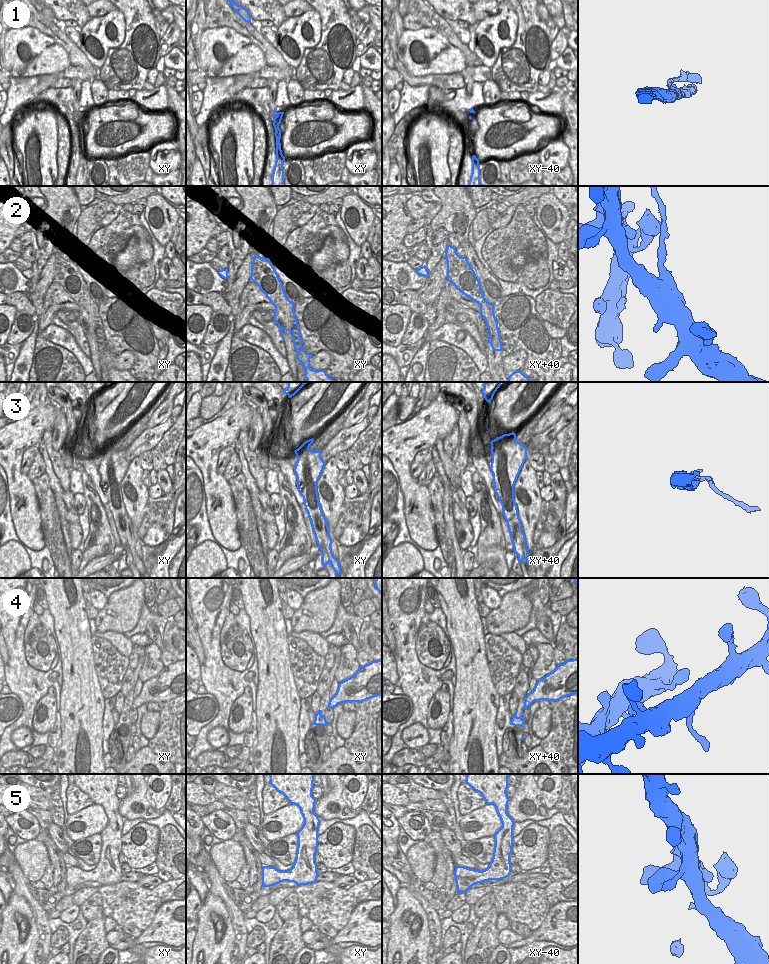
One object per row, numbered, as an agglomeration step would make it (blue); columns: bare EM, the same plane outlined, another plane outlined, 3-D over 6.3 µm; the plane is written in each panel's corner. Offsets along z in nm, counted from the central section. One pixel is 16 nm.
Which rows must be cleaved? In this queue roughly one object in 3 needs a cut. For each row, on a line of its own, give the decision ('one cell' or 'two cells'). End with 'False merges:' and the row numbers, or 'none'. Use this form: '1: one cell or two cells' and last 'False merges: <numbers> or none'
1: two cells
2: two cells
3: two cells
4: two cells
5: one cell
False merges: 1, 2, 3, 4

